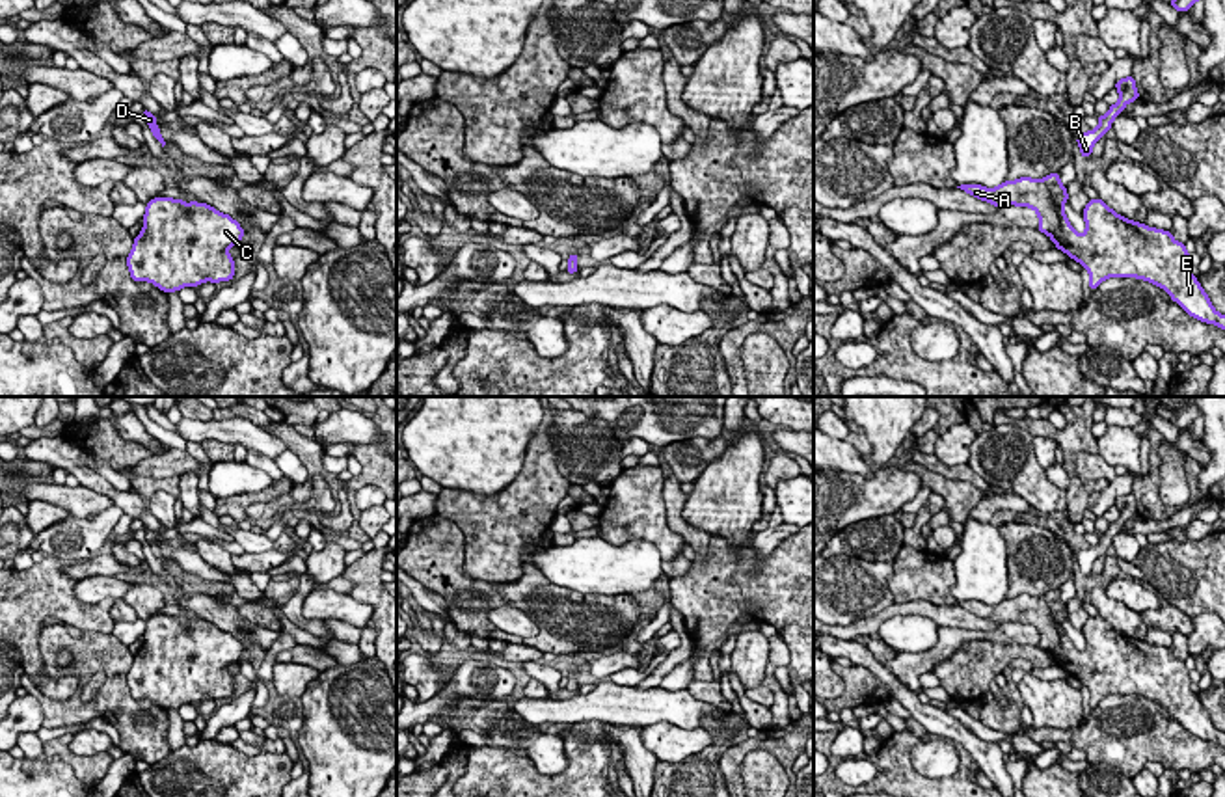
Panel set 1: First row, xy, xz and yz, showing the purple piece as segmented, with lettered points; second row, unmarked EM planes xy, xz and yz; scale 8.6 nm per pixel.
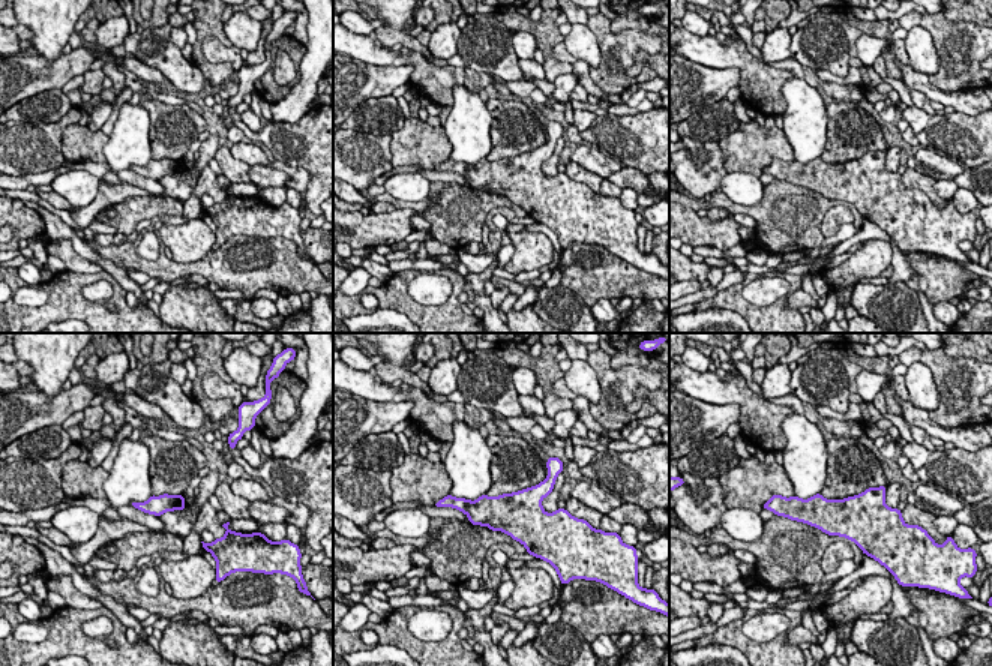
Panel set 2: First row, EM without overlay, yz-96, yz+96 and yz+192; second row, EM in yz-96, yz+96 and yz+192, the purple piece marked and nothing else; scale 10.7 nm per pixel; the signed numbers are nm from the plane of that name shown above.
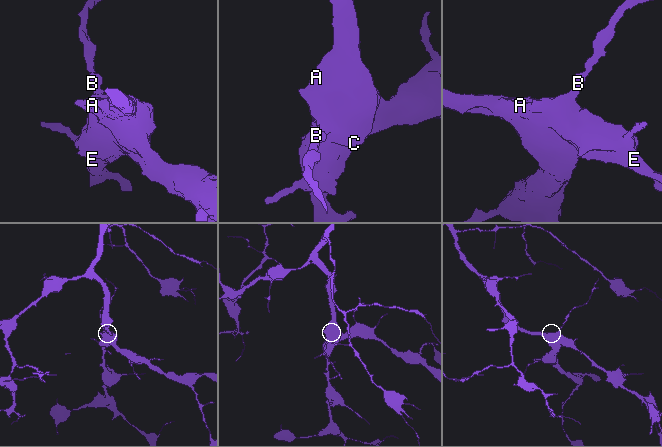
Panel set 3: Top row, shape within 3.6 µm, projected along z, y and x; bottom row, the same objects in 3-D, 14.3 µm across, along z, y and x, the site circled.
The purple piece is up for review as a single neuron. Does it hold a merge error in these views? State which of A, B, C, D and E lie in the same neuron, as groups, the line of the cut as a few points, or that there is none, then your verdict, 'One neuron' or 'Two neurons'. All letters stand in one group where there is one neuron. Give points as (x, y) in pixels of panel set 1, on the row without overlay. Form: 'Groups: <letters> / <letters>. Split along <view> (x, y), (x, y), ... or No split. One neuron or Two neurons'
Groups: A B C D E. No split. One neuron

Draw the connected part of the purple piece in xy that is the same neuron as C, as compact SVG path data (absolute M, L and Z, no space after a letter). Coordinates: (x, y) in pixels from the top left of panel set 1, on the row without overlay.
M155 615L145 624L143 646L127 674L132 698L179 709L235 695L227 667L246 652L236 637L201 618Z

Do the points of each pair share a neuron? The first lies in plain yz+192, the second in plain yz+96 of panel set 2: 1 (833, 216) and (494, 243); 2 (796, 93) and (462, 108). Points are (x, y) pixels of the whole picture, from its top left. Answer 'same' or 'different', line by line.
1: same
2: same

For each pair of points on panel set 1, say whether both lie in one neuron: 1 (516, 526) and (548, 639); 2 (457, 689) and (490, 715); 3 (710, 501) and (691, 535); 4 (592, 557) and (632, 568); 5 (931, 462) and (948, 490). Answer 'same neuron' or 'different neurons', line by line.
1: different neurons
2: different neurons
3: different neurons
4: same neuron
5: different neurons

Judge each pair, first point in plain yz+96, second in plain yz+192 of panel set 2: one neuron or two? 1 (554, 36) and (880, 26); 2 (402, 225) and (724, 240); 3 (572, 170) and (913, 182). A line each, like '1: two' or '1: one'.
1: one
2: one
3: one

